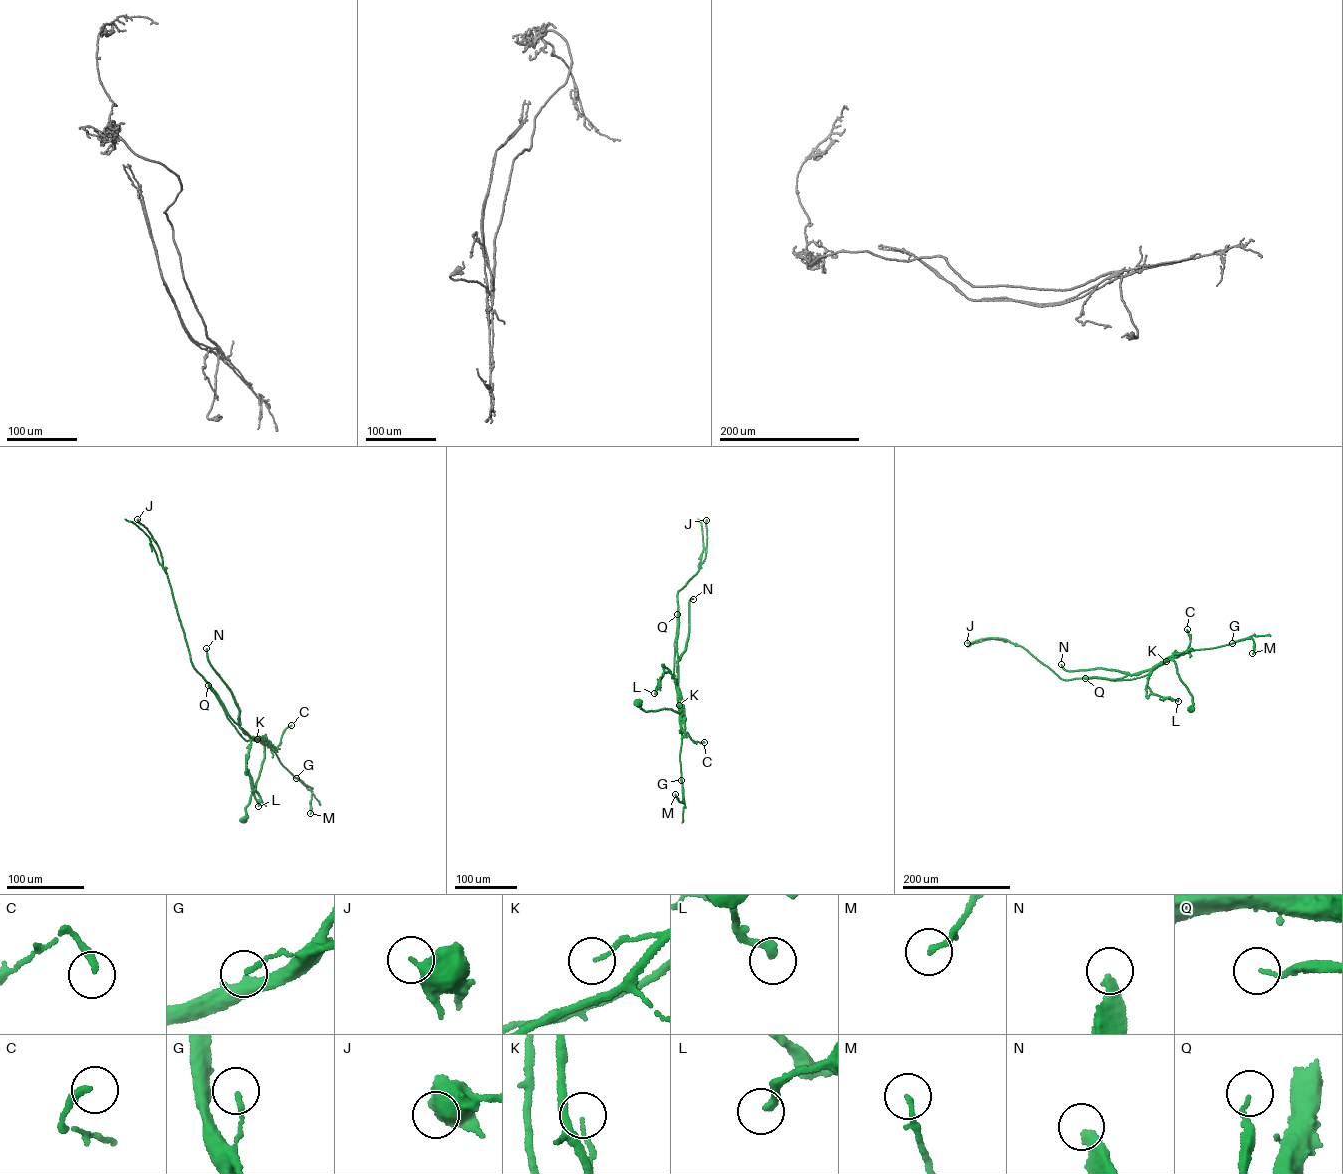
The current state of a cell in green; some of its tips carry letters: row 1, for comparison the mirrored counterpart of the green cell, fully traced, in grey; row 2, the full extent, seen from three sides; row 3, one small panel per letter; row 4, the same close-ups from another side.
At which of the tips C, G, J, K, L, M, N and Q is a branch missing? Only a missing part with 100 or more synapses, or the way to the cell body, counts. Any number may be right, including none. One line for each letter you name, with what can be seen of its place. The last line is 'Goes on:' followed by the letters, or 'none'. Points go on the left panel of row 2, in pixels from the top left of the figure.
N: Place: (206, 648)
Goes on: N

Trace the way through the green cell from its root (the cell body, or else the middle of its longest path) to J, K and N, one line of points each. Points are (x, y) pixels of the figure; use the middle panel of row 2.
J: (637, 703), (646, 711), (664, 708), (678, 713), (680, 711), (677, 595), (704, 560), (706, 520)
K: (637, 703), (645, 711), (670, 709), (681, 712), (681, 716), (679, 705)
N: (637, 703), (646, 711), (664, 708), (678, 713), (680, 711), (677, 660), (685, 650), (689, 601), (693, 599)

